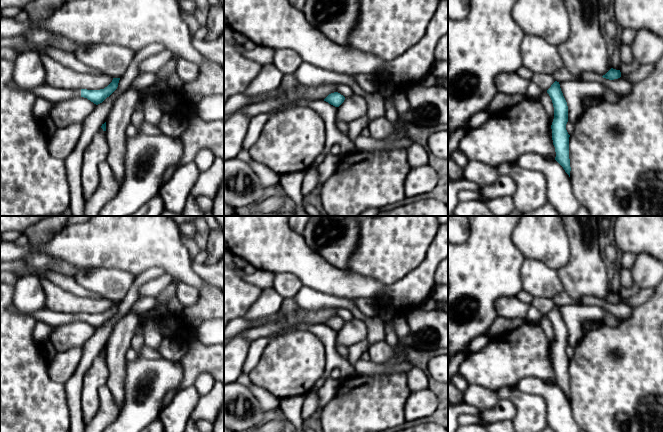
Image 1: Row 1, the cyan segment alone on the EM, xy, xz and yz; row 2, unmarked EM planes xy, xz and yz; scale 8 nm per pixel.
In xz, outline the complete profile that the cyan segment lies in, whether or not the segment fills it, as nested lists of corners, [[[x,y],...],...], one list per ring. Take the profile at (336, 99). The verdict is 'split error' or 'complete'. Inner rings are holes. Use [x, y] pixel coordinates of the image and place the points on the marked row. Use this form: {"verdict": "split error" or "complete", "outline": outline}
{"verdict": "complete", "outline": [[[338,92],[331,93],[324,99],[324,101],[335,107],[339,107],[344,102],[344,100],[345,97]]]}

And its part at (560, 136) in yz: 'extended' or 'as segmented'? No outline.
as segmented

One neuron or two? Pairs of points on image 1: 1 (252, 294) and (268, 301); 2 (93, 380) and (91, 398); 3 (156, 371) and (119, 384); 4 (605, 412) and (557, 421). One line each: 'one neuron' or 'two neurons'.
1: two neurons
2: one neuron
3: two neurons
4: two neurons

